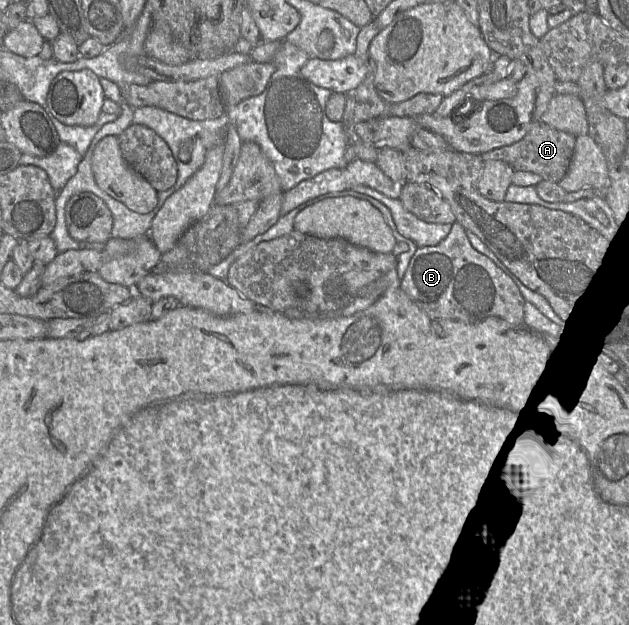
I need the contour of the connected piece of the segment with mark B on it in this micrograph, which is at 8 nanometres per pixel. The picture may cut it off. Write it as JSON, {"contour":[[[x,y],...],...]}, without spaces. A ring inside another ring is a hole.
{"contour":[[[458,222],[452,224],[450,233],[439,244],[417,248],[400,287],[432,318],[474,324],[496,316],[512,324],[524,324],[526,300],[518,286],[494,262],[474,249],[465,228]]]}

